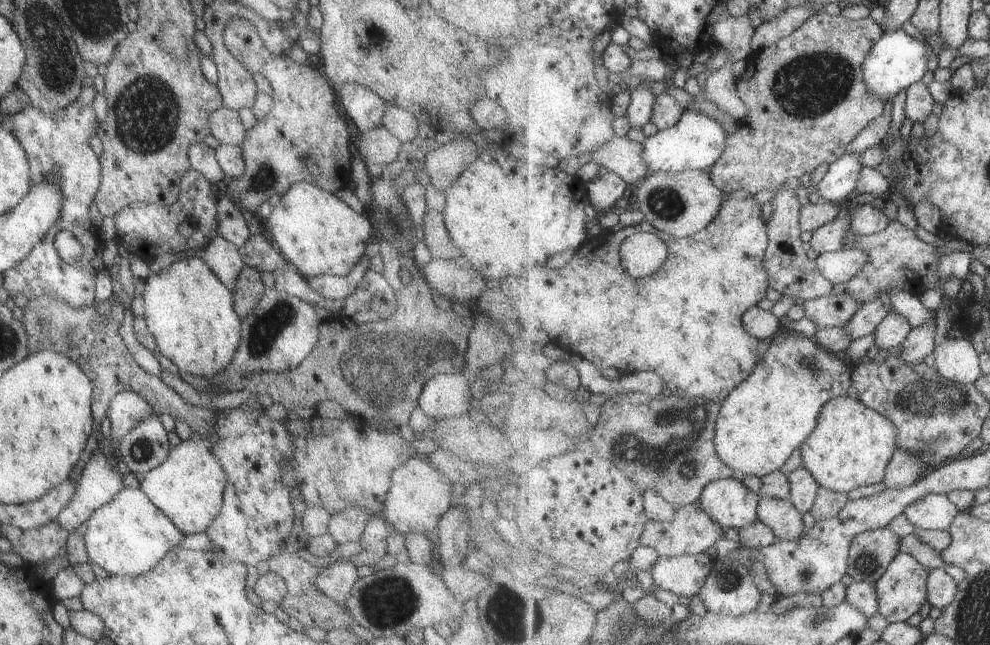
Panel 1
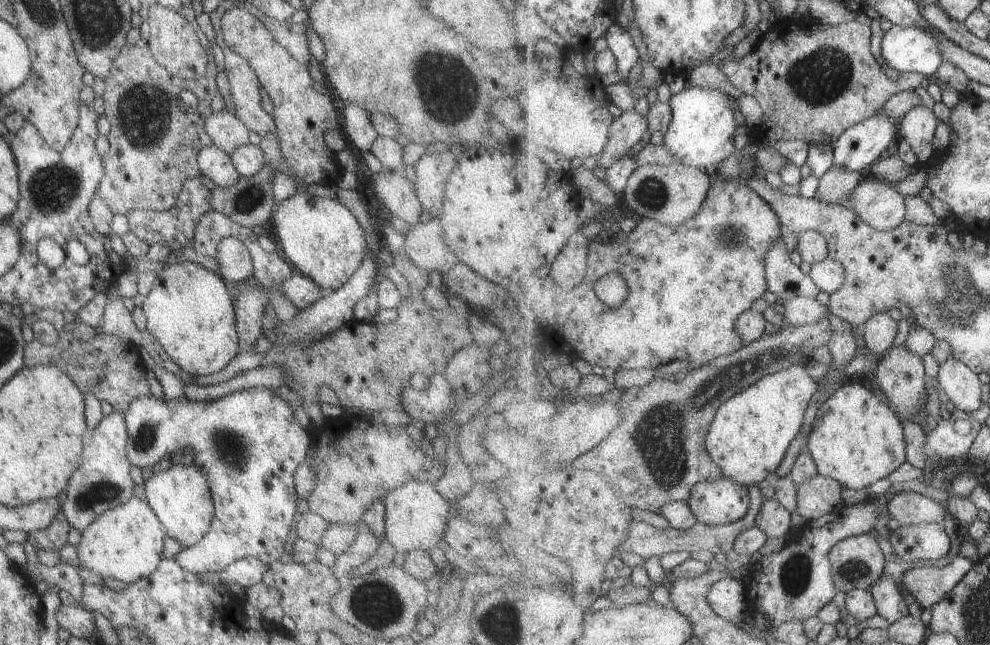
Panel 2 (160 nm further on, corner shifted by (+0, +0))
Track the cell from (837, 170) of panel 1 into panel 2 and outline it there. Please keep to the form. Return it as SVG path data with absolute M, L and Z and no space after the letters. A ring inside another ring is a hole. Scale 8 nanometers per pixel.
M877 111L868 120L852 126L842 134L833 146L833 164L861 172L891 146L898 128L895 121Z

